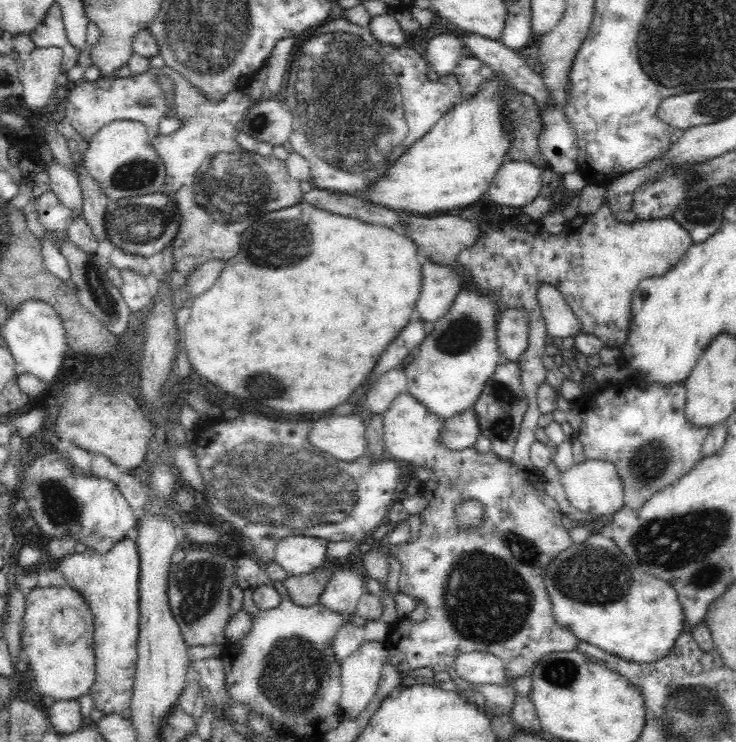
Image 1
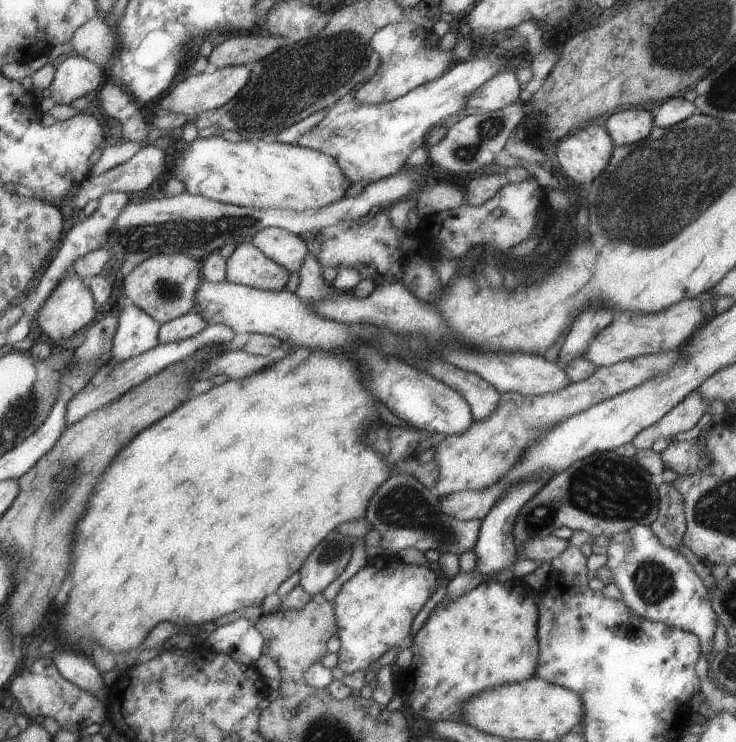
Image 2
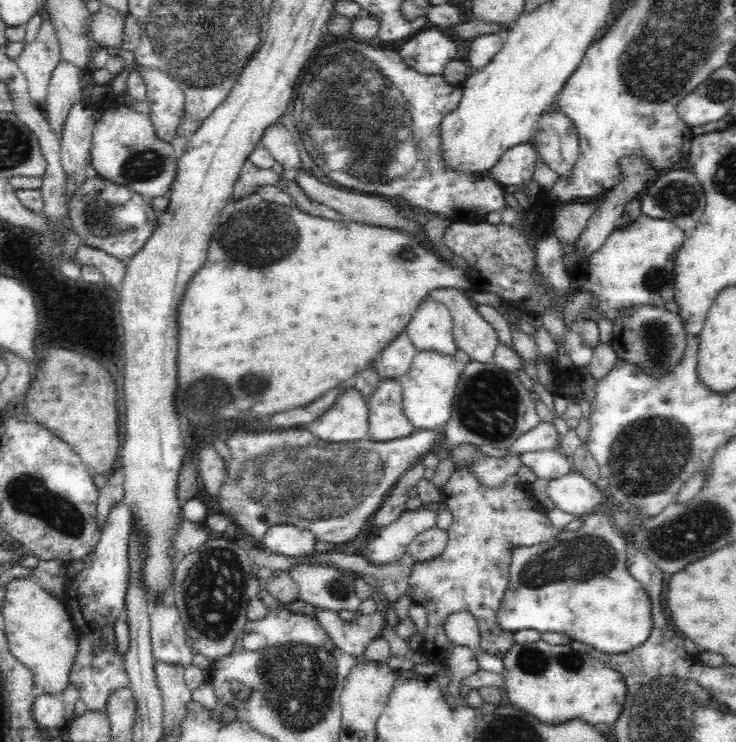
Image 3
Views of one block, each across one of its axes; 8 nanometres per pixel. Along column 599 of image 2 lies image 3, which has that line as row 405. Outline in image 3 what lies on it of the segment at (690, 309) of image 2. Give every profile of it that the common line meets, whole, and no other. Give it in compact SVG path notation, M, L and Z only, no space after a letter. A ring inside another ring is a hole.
M356 387L347 388L333 405L305 427L326 442L353 441L366 438L369 431L367 400Z

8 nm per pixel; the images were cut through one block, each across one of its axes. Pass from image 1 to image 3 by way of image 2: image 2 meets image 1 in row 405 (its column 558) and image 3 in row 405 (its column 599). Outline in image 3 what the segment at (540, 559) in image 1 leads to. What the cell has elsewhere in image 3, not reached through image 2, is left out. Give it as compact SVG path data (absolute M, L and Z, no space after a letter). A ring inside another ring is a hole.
M398 378L381 379L367 398L369 431L373 441L407 437L415 429L402 410L402 387Z

